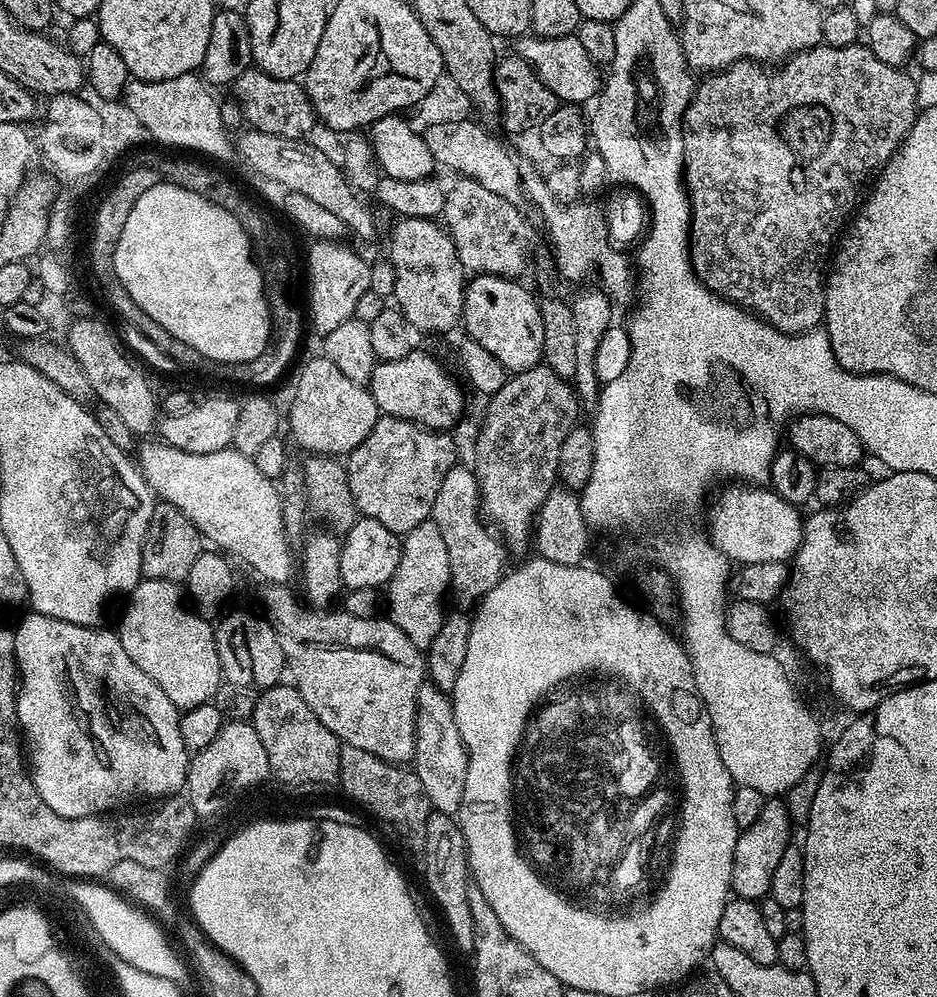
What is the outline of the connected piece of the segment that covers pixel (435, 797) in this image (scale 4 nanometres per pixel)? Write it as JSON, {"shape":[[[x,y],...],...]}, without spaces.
{"shape":[[[431,682],[420,687],[416,707],[416,754],[414,771],[426,790],[429,805],[435,811],[455,817],[460,811],[462,786],[466,786],[468,752],[454,722],[454,710],[449,693],[438,690]]]}

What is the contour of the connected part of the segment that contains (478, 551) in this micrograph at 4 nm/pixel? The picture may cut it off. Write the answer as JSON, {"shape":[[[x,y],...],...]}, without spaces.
{"shape":[[[452,467],[442,478],[438,494],[434,494],[431,520],[438,526],[442,539],[446,541],[446,550],[450,553],[451,595],[456,595],[460,604],[475,605],[504,577],[509,567],[510,553],[504,547],[495,531],[482,519],[480,510],[480,491],[476,473],[471,467]]]}

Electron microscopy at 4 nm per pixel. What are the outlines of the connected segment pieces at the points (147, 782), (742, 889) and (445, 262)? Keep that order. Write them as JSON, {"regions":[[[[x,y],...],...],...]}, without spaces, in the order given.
{"regions":[[[[29,611],[28,616],[24,616],[20,620],[20,625],[14,628],[14,639],[16,642],[16,666],[18,669],[18,691],[16,693],[16,718],[18,721],[19,731],[22,733],[23,739],[26,741],[26,760],[30,765],[30,772],[34,786],[38,790],[38,794],[42,798],[42,802],[46,802],[46,806],[50,806],[50,810],[54,810],[54,814],[64,816],[65,818],[82,818],[83,816],[98,816],[101,814],[111,813],[120,804],[120,800],[128,800],[131,796],[156,796],[155,798],[167,798],[177,795],[185,787],[187,782],[188,761],[190,753],[186,745],[182,742],[182,730],[180,729],[181,709],[174,706],[174,702],[170,702],[170,698],[166,698],[166,694],[162,694],[162,690],[149,676],[142,674],[142,670],[138,670],[138,666],[134,666],[134,662],[130,662],[130,654],[126,654],[126,650],[122,650],[122,642],[119,635],[115,631],[103,632],[103,627],[83,628],[77,624],[70,622],[62,622],[58,618],[50,618],[44,616],[41,612]]],[[[768,798],[764,801],[764,809],[754,822],[754,826],[741,831],[738,842],[734,846],[734,862],[732,863],[732,892],[741,900],[761,901],[770,890],[770,878],[774,878],[774,870],[782,854],[793,843],[792,827],[794,821],[788,813],[783,799]]],[[[409,216],[397,219],[392,228],[392,245],[386,253],[394,270],[395,307],[417,333],[448,332],[461,323],[464,314],[466,269],[454,250],[448,229],[435,219]]]]}

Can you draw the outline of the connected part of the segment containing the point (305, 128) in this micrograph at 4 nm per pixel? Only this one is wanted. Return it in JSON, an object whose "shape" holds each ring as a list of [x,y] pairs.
{"shape":[[[250,66],[236,79],[234,91],[236,91],[236,100],[240,103],[240,112],[244,115],[245,122],[248,123],[245,125],[249,129],[265,132],[266,134],[278,134],[278,138],[300,142],[311,137],[308,135],[311,134],[312,127],[317,127],[316,112],[312,108],[312,103],[308,100],[307,94],[304,93],[303,83],[296,80],[274,78],[270,74],[266,74],[262,69]]]}

